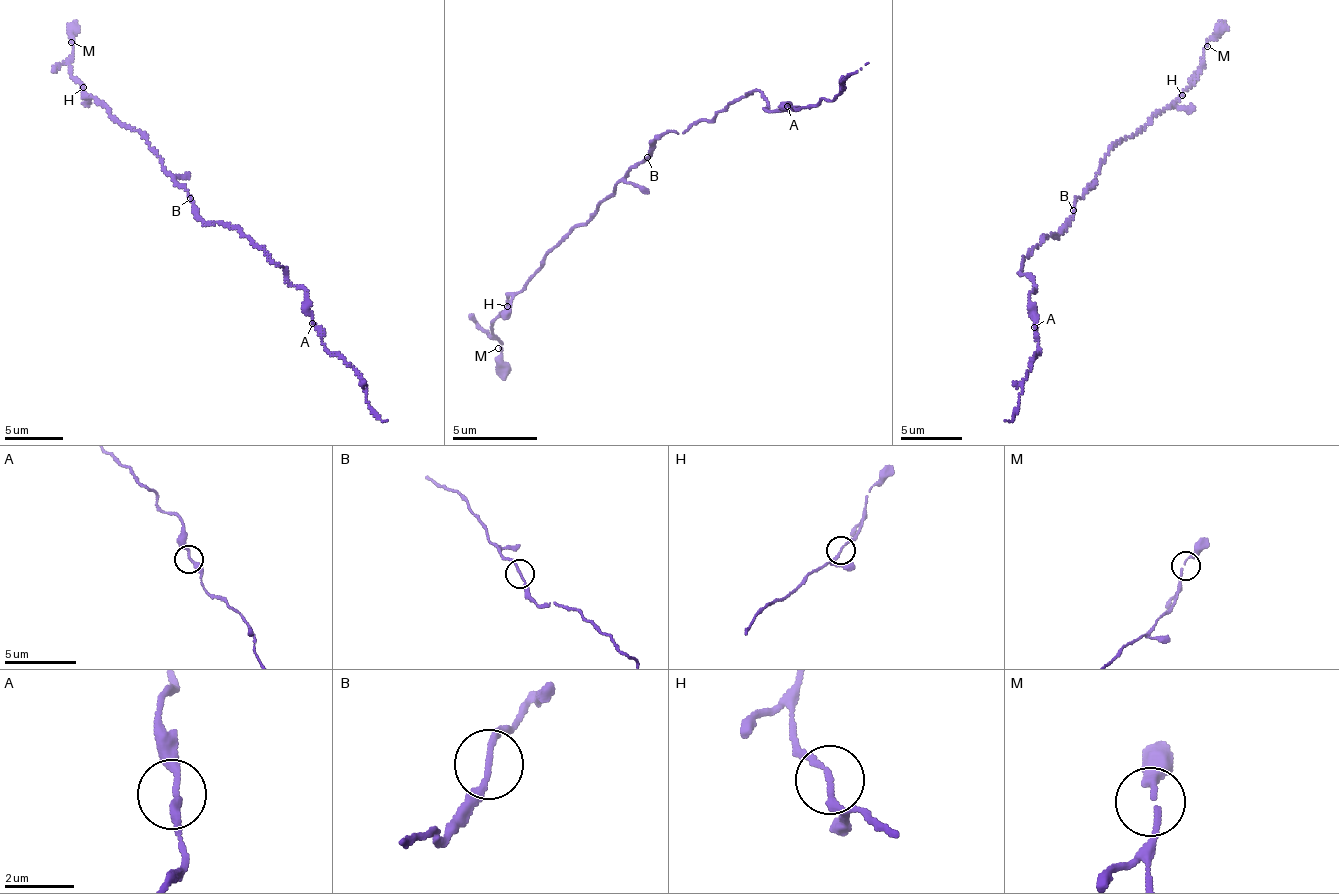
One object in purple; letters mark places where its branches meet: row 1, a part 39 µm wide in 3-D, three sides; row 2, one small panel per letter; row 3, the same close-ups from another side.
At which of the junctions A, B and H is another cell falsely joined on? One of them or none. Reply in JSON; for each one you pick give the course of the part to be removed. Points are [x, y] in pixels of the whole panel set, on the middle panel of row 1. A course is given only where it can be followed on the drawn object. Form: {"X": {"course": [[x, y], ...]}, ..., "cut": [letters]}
{"cut": []}

